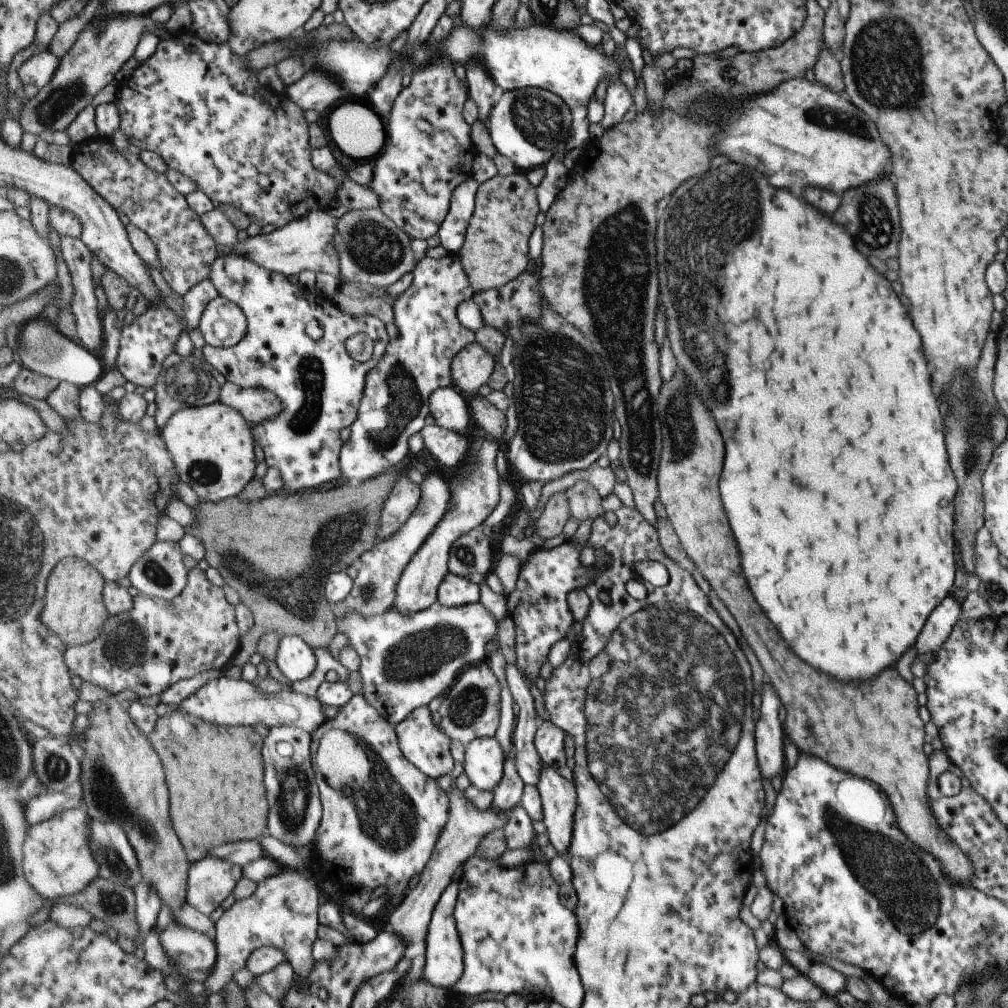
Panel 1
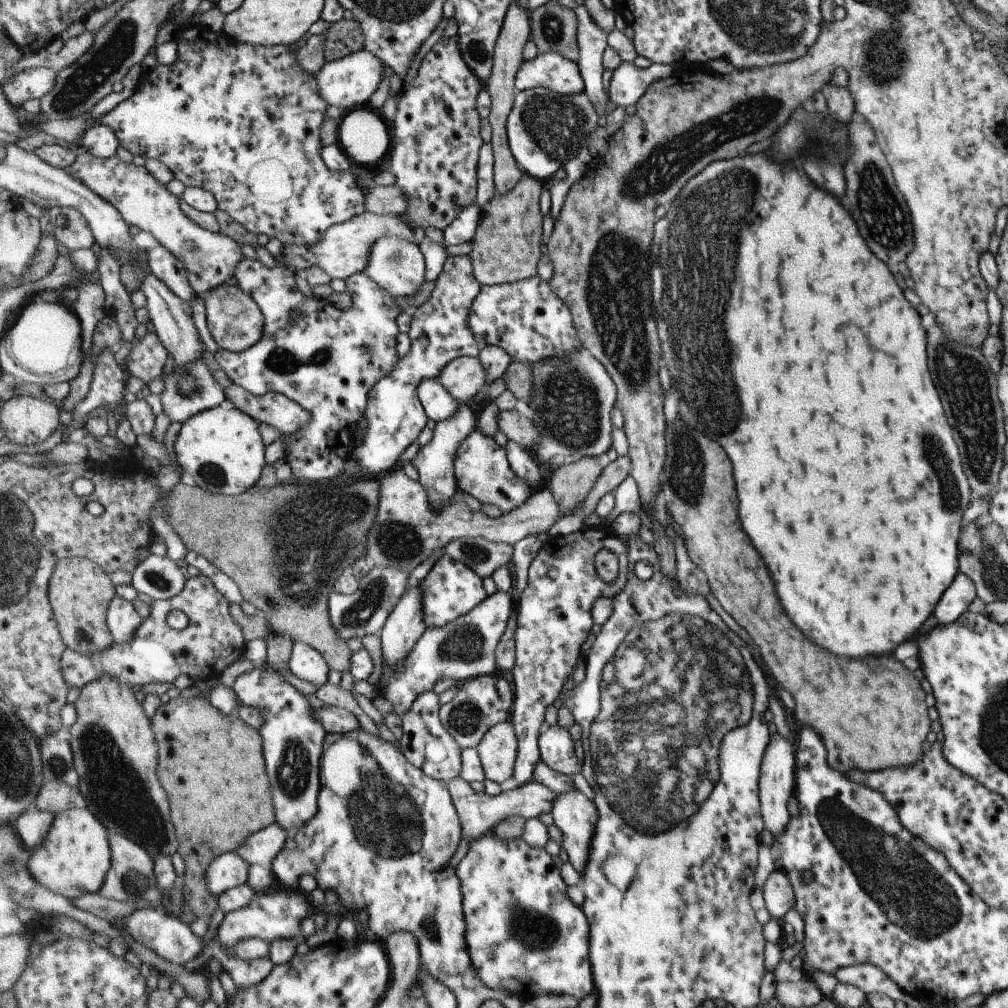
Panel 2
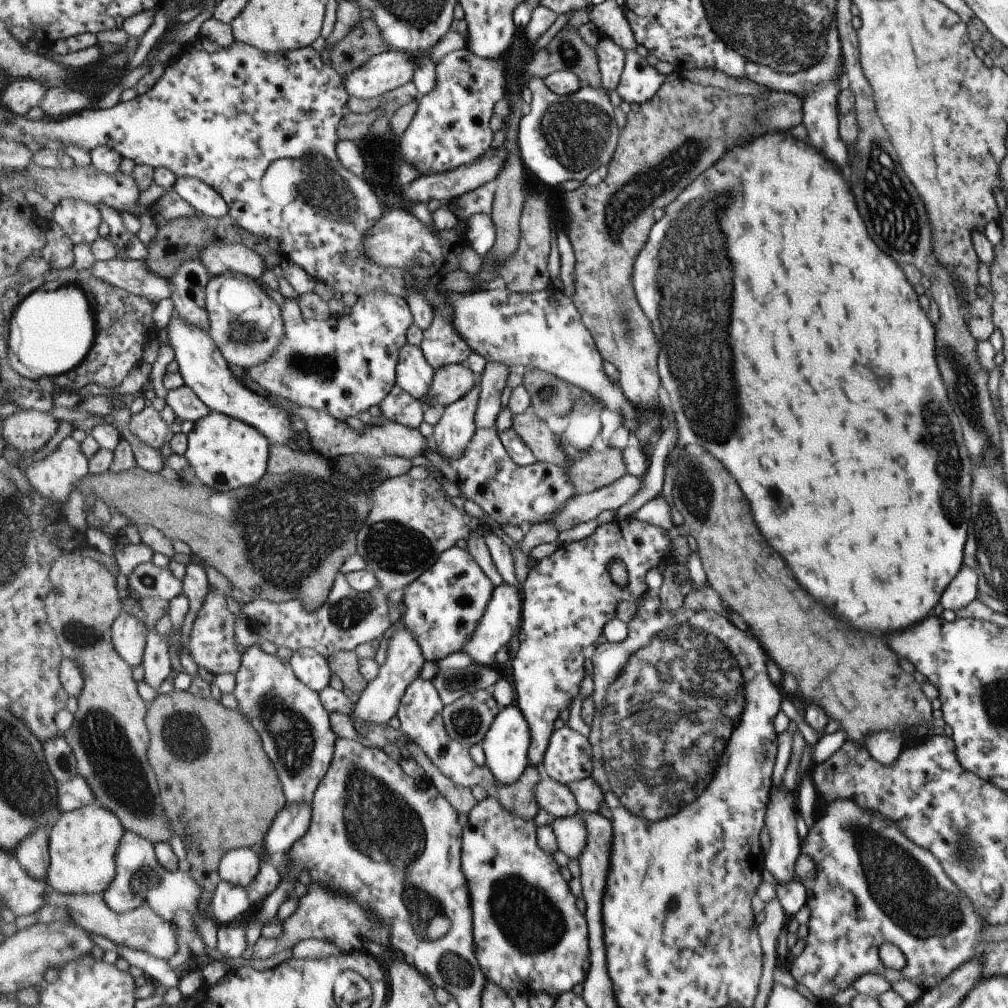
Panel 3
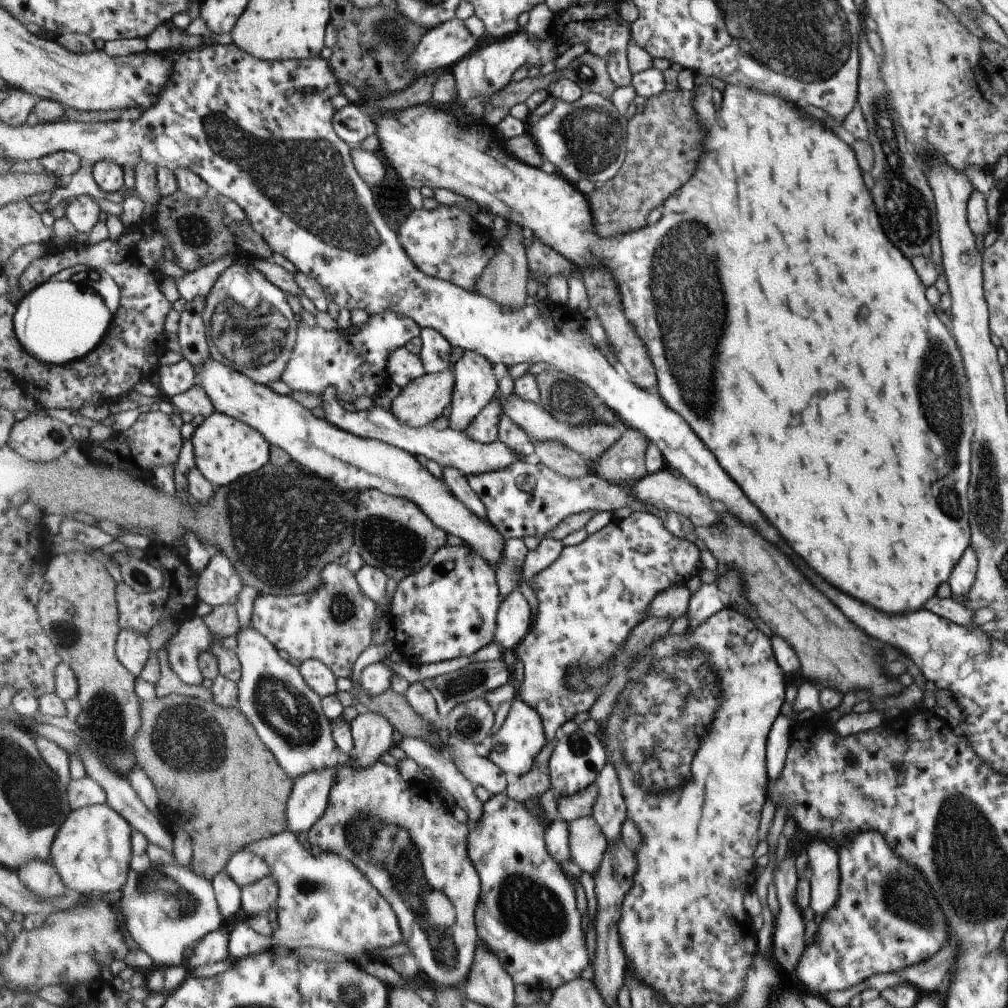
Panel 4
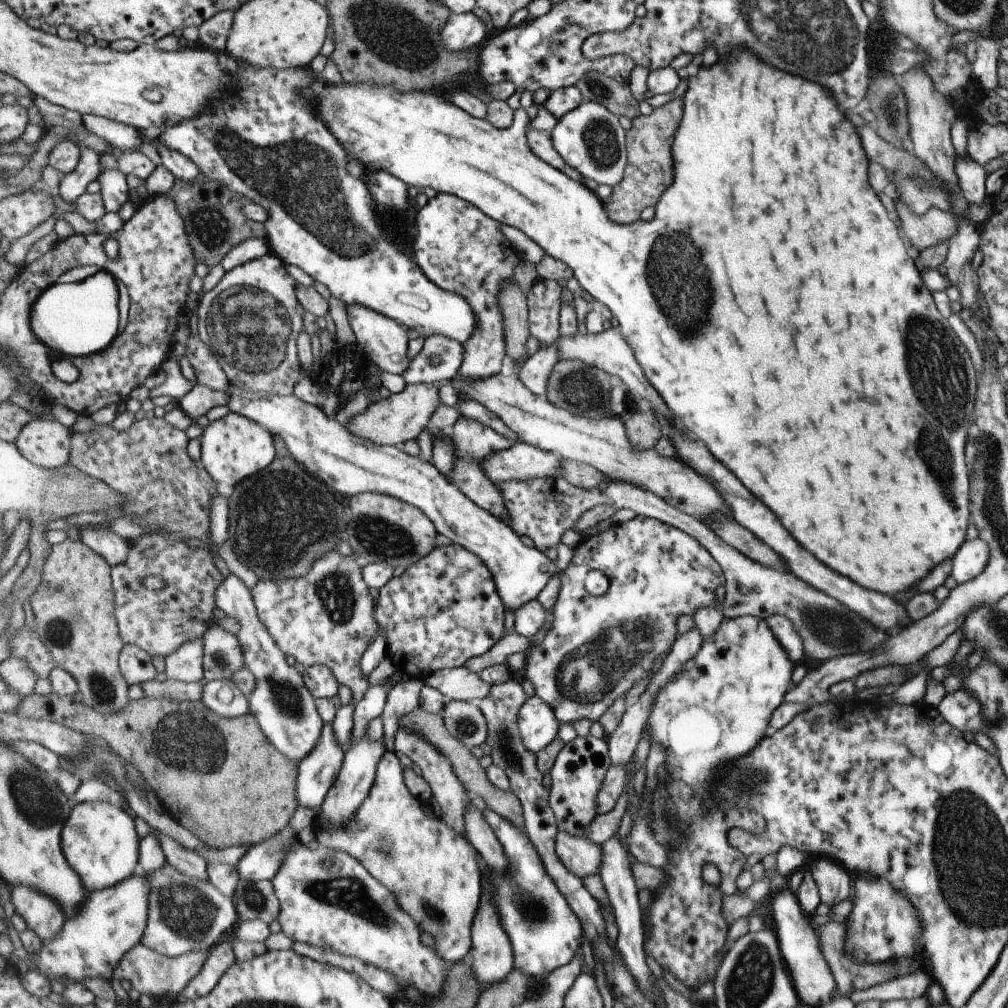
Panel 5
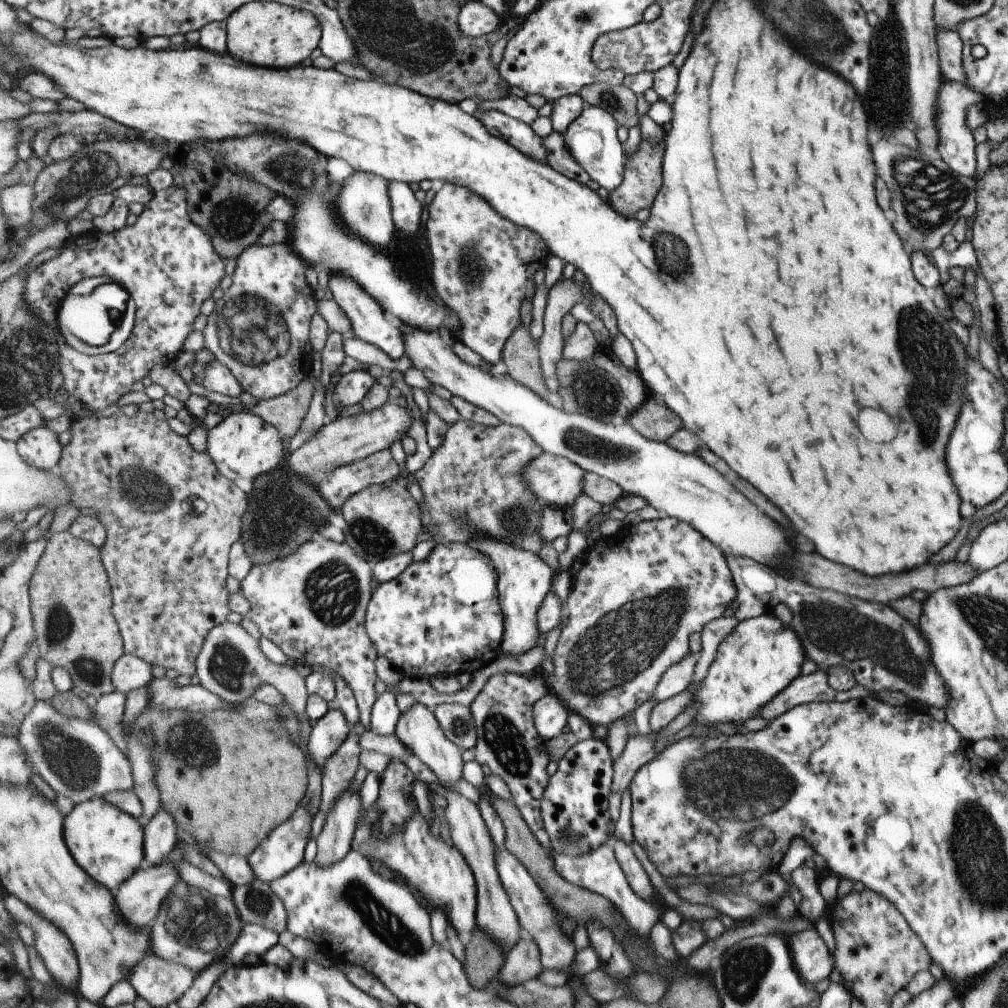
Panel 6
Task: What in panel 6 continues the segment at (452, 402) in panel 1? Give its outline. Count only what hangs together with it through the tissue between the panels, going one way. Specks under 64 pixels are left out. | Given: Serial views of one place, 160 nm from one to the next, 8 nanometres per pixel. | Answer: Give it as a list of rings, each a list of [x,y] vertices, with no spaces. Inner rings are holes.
[[[345,273],[329,274],[328,286],[332,291],[333,298],[337,304],[344,308],[347,316],[351,319],[354,326],[353,335],[361,337],[368,343],[380,346],[389,356],[394,359],[400,359],[406,354],[403,332],[394,322],[386,319],[384,308],[375,300],[369,291],[366,291],[353,277]]]

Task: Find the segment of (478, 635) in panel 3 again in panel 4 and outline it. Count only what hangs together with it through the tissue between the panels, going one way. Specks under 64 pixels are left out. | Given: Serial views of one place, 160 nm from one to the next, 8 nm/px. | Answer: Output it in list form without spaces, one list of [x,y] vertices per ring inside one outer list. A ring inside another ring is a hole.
[[[517,589],[502,601],[494,640],[500,643],[503,649],[515,650],[529,634],[532,624],[533,608],[523,596],[523,592]]]

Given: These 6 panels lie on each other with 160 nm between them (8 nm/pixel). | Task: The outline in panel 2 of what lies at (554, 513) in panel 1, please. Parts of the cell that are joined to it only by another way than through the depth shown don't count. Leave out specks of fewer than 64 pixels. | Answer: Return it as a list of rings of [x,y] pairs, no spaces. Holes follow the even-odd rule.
[[[586,456],[568,464],[557,466],[547,487],[552,490],[555,498],[560,502],[562,511],[571,514],[572,510],[587,498],[601,478],[604,467],[598,457]]]

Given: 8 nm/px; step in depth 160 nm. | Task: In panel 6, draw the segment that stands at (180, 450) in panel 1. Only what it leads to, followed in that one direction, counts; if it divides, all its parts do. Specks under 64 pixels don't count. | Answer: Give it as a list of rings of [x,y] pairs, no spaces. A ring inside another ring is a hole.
[[[237,410],[209,430],[208,450],[218,469],[231,480],[251,480],[283,466],[285,453],[283,436],[270,422],[253,413]]]

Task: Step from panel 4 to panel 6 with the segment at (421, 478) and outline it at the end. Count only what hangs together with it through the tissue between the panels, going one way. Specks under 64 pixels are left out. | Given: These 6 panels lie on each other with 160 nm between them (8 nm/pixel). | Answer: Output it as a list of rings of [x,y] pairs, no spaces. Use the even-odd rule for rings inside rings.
[[[476,537],[469,542],[471,546],[491,557],[498,568],[499,600],[506,617],[506,630],[500,646],[501,655],[519,656],[537,646],[542,630],[539,626],[538,614],[550,594],[551,582],[556,572],[535,553],[521,550],[491,537]]]

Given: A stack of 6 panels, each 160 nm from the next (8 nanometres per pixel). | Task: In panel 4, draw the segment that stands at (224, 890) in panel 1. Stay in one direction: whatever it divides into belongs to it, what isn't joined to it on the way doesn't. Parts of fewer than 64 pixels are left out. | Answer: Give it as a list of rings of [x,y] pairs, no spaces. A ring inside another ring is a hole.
[[[247,849],[236,852],[225,869],[242,887],[255,884],[272,874],[267,860]]]

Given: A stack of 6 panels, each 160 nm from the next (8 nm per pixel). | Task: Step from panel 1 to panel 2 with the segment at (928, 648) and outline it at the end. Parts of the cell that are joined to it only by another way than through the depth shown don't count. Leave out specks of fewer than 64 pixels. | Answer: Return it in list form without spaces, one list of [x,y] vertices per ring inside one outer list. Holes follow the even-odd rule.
[[[957,573],[951,584],[942,592],[932,614],[939,625],[947,624],[968,610],[976,597],[973,582],[963,573]]]

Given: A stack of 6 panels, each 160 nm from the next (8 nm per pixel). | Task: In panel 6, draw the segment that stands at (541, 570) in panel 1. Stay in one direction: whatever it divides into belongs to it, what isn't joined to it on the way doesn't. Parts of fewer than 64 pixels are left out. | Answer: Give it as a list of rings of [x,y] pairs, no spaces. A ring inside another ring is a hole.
[[[665,517],[652,521],[643,521],[636,526],[624,526],[614,537],[600,538],[587,549],[586,564],[581,572],[572,577],[571,590],[567,599],[569,610],[568,622],[562,629],[558,644],[552,659],[554,664],[554,678],[549,682],[551,692],[560,696],[565,706],[583,715],[594,727],[609,726],[633,713],[643,702],[651,699],[661,682],[662,676],[668,668],[680,663],[689,653],[689,640],[693,633],[703,632],[703,628],[715,619],[725,616],[729,604],[738,598],[738,585],[730,569],[726,553],[713,544],[699,529],[692,524],[679,520],[677,517]]]

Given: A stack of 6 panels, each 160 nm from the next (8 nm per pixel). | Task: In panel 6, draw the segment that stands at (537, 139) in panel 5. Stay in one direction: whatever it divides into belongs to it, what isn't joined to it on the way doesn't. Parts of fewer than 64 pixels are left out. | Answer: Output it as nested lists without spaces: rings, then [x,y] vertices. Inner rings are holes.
[[[553,132],[548,137],[544,138],[545,146],[548,150],[549,164],[563,173],[571,180],[579,181],[581,184],[587,184],[591,180],[590,172],[586,171],[576,158],[572,155],[565,137],[560,132]]]

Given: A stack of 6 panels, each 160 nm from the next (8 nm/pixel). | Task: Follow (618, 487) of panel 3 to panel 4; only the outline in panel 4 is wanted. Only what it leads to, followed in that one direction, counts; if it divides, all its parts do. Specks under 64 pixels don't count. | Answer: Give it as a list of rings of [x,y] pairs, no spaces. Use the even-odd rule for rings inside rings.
[[[668,467],[661,469],[659,472],[647,474],[640,481],[634,483],[632,495],[647,504],[655,506],[662,514],[677,512],[686,516],[695,528],[711,528],[722,524],[720,509],[716,507],[715,502],[711,501],[706,494],[689,480],[681,476],[673,476]]]

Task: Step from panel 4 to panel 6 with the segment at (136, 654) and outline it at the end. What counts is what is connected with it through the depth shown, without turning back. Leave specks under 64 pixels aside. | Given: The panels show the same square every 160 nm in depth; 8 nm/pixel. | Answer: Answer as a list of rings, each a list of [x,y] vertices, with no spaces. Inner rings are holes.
[[[125,653],[112,672],[112,681],[117,692],[124,695],[145,688],[153,680],[153,668],[137,655]]]

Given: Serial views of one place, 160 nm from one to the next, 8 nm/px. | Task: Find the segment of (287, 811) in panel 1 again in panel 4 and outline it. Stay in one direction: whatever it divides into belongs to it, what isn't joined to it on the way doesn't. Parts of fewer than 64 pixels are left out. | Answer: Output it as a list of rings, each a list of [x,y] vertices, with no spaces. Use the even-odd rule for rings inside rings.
[[[255,625],[243,627],[237,634],[237,646],[234,651],[241,662],[241,680],[239,688],[238,708],[241,709],[254,724],[258,735],[274,753],[285,772],[296,780],[307,773],[321,770],[325,767],[335,767],[340,762],[340,750],[333,738],[332,721],[324,715],[322,696],[307,684],[301,668],[293,666],[281,654],[277,647]]]

